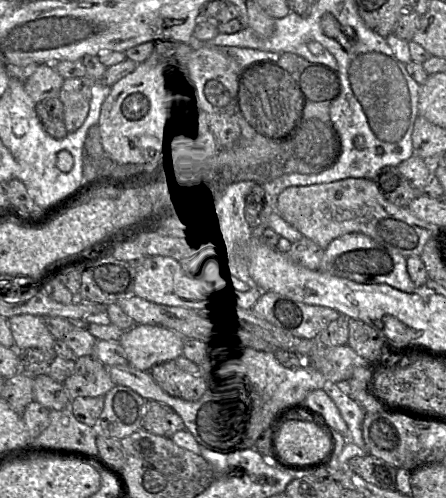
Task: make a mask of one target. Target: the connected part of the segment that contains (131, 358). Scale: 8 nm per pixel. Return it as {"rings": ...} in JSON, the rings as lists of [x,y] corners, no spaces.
{"rings":[[[134,325],[123,331],[119,343],[128,363],[149,372],[155,365],[174,361],[183,353],[185,338],[158,325]]]}

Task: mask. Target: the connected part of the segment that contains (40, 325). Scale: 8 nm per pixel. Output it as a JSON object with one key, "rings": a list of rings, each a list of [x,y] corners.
{"rings":[[[17,315],[8,319],[14,338],[15,349],[40,348],[53,351],[54,337],[47,330],[43,317],[36,315]]]}

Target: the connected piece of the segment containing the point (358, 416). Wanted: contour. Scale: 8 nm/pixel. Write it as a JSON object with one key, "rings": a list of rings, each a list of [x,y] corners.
{"rings":[[[326,380],[322,390],[332,399],[348,427],[348,440],[364,449],[362,422],[365,410],[346,392],[345,384],[336,384]]]}

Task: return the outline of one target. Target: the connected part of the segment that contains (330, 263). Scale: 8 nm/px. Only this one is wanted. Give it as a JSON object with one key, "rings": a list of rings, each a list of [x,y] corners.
{"rings":[[[350,233],[333,240],[324,249],[318,270],[357,284],[385,284],[405,293],[416,291],[407,273],[407,258],[361,233]]]}

